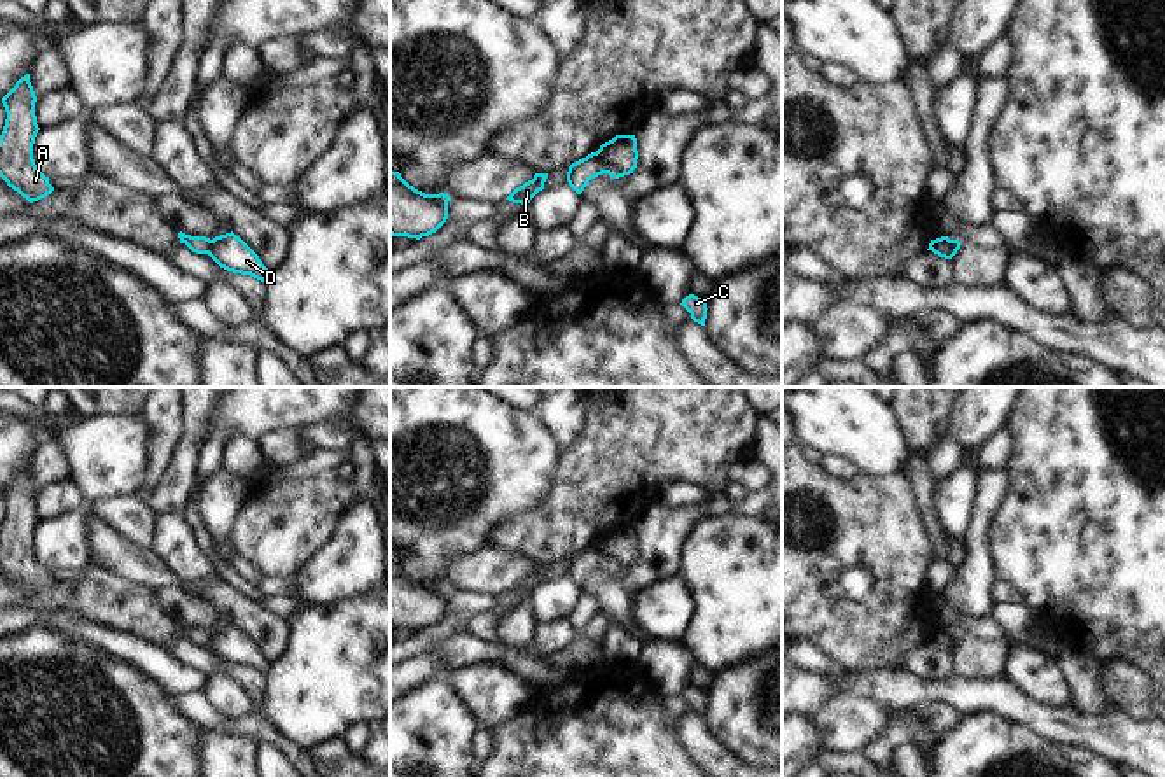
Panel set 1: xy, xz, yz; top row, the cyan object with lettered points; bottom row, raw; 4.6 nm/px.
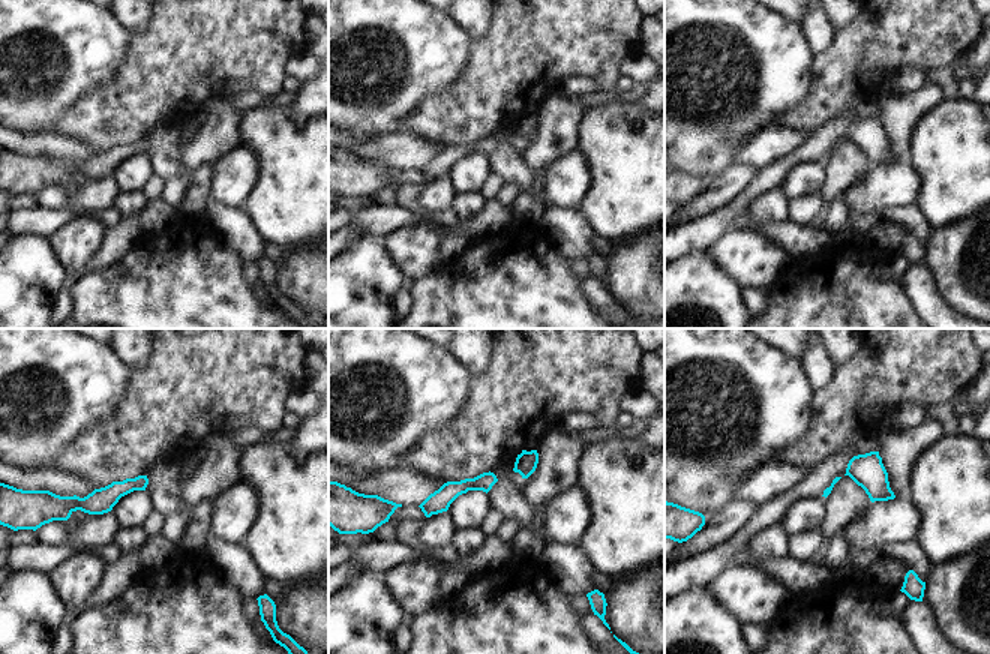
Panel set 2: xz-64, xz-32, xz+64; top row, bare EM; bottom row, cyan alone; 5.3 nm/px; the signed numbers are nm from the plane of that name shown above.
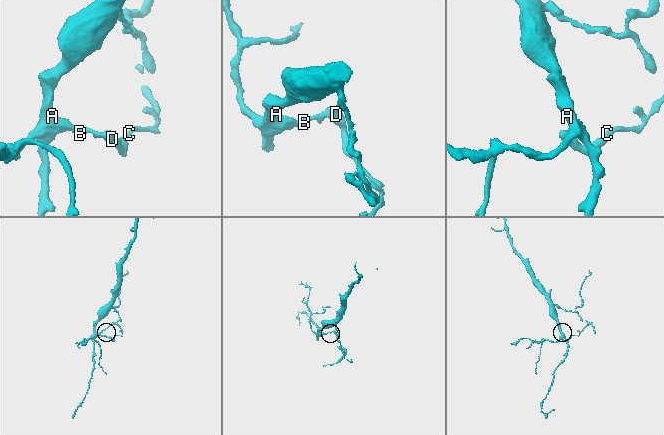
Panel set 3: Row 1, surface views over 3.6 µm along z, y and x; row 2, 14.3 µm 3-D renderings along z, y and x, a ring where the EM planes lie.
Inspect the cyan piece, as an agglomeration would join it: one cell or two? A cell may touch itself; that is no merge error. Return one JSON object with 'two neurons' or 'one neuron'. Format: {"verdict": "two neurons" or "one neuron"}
{"verdict": "two neurons"}

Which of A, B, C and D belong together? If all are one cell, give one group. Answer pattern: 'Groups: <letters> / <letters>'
Groups: A B / C D

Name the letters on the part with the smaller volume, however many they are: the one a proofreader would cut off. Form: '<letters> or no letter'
C, D

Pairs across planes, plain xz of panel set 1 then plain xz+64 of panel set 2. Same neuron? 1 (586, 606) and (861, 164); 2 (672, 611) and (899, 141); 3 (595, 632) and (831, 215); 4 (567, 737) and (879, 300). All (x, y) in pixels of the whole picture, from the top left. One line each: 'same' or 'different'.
1: same
2: different
3: same
4: same

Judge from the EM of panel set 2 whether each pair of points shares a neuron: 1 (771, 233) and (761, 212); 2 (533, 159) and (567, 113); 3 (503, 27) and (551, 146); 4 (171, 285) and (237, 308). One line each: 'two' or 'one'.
1: two
2: one
3: two
4: one

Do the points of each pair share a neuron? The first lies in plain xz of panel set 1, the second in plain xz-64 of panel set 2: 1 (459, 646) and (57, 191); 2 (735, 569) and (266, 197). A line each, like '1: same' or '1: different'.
1: different
2: same

